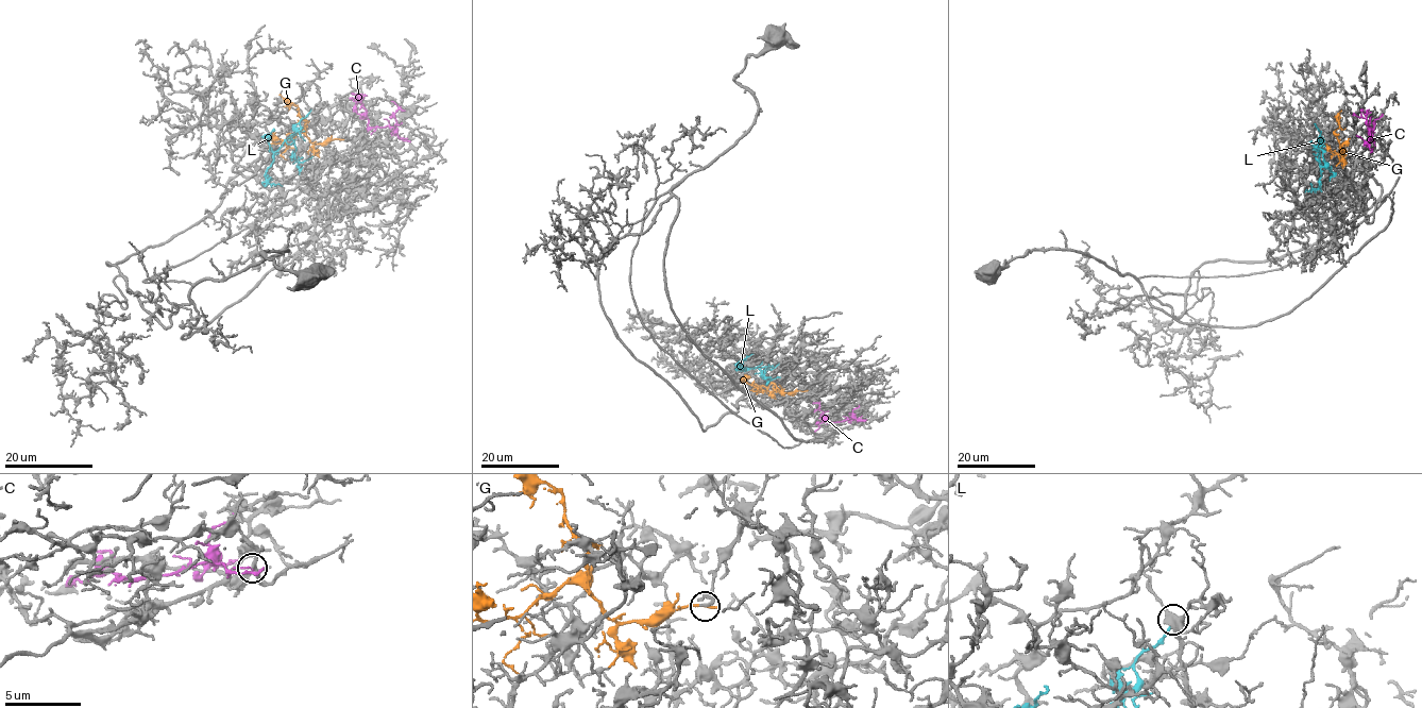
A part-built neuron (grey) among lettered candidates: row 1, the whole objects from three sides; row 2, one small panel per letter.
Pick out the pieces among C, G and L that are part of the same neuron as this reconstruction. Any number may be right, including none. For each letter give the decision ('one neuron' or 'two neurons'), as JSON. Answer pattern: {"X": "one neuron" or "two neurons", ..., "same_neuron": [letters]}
{"C": "two neurons", "G": "two neurons", "L": "two neurons", "same_neuron": []}

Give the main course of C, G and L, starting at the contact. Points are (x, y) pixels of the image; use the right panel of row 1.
C: (1370, 149), (1369, 139), (1373, 138), (1366, 119), (1353, 115)
G: (1342, 150), (1334, 133), (1339, 128), (1337, 116), (1340, 110)
L: (1314, 123), (1321, 137), (1318, 142), (1321, 176), (1318, 187), (1304, 191)

